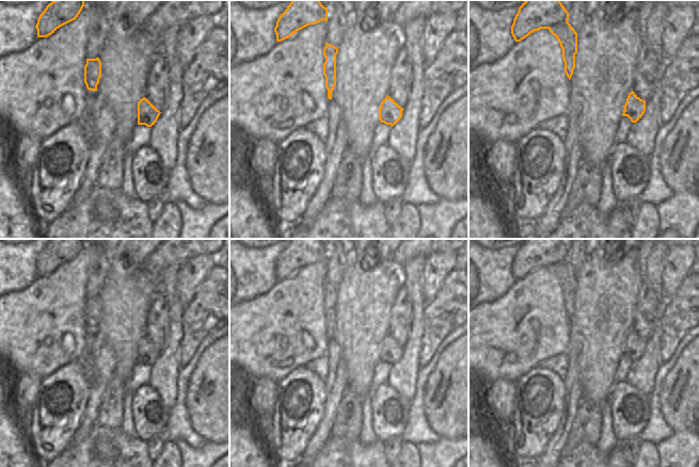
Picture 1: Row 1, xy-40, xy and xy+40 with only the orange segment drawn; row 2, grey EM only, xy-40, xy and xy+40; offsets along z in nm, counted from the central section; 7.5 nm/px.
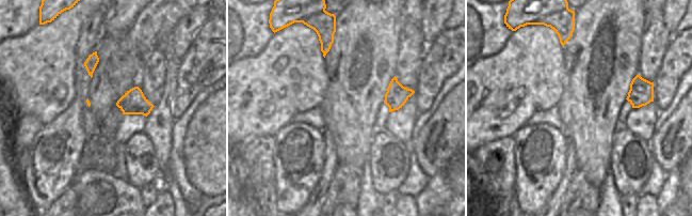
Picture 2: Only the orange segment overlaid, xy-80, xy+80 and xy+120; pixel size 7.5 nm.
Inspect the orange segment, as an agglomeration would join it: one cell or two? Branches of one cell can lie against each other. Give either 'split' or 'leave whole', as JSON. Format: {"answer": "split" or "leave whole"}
{"answer": "split"}

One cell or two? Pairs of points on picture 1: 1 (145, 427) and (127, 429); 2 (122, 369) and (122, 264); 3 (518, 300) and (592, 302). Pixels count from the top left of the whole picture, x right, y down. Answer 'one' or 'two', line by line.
1: two
2: two
3: two

